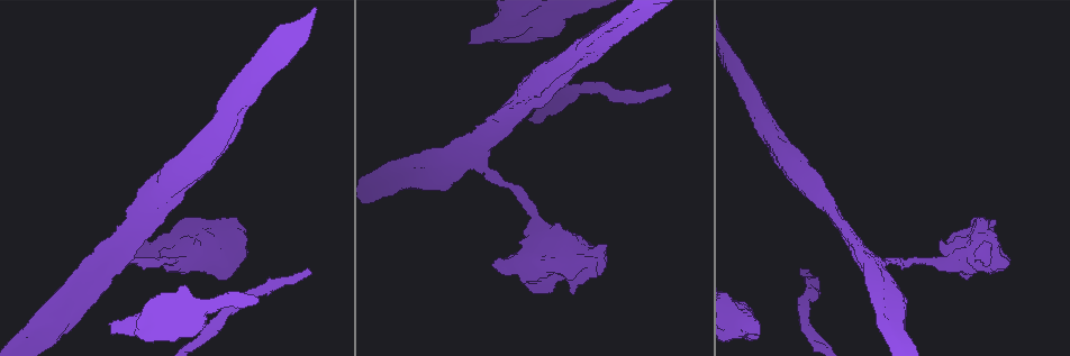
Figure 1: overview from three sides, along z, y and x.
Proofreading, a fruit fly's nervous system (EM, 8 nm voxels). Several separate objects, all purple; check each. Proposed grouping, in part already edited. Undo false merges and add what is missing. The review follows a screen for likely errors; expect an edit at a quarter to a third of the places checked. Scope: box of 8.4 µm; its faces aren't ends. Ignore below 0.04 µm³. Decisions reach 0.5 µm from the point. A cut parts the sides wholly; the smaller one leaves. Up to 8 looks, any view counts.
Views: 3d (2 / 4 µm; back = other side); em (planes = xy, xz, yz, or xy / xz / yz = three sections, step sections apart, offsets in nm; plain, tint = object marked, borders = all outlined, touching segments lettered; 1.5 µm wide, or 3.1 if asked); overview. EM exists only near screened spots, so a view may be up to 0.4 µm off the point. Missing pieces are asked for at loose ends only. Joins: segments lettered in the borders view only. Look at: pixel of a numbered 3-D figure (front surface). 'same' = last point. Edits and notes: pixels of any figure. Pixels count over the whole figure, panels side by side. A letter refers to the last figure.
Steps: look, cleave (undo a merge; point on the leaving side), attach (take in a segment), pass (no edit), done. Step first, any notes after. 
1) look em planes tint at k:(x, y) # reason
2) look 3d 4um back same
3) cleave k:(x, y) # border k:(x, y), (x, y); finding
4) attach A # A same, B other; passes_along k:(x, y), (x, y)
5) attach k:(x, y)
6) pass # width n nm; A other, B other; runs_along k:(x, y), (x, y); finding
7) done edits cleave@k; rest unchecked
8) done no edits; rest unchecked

look 3d 4um at 1:(112, 333) # an open end

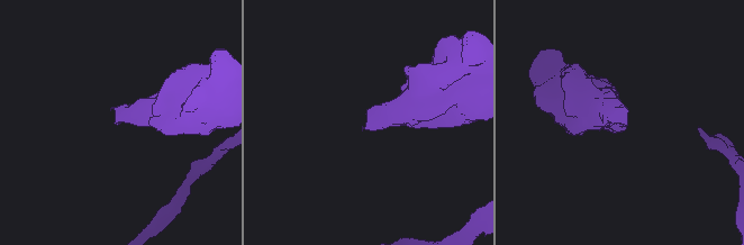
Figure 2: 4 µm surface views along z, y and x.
look em 3.1um planes plain at 2:(365, 124)

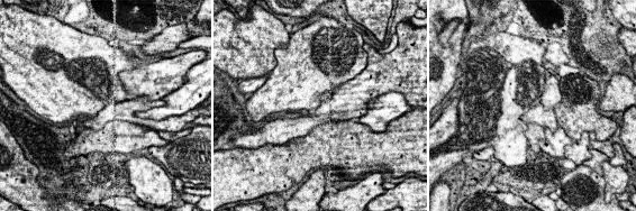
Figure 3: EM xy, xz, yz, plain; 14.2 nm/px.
look em 3.1um planes borders same # see the neighbours

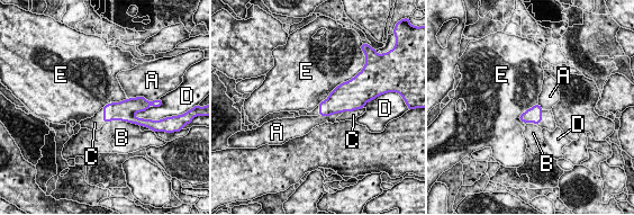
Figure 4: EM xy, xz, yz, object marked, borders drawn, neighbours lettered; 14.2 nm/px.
attach C # A other, B other, C same, D other, E other; it goes on there

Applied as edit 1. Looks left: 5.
look em planes plain at 1:(118, 260) # thick turns thin

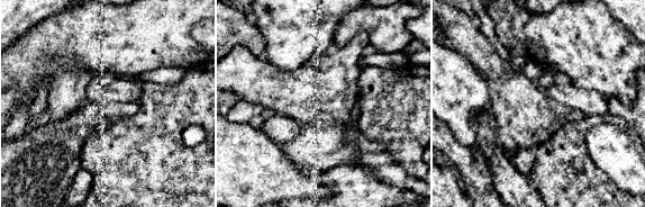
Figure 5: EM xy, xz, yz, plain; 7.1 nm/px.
look em planes tint same # where the object lies

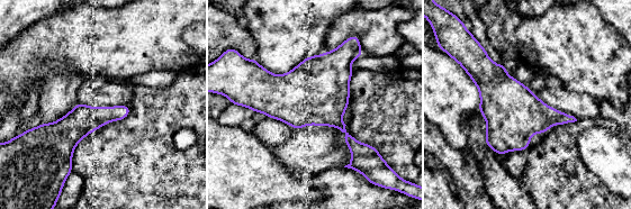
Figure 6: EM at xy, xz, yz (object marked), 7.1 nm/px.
look em planes borders same

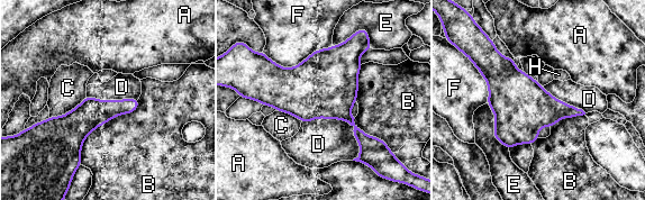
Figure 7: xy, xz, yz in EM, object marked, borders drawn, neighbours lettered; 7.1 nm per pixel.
pass # A other, B other, C other, D other, E other, F other, H other; all the same cell

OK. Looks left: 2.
look em planes tint at 1:(571, 290) # stops while still wide

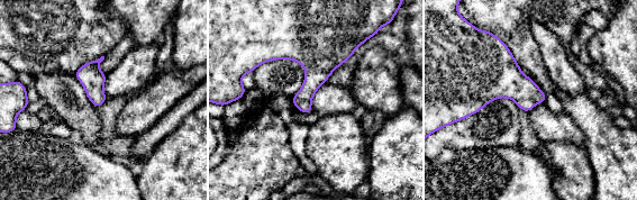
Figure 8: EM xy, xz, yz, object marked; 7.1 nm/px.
look em planes borders same

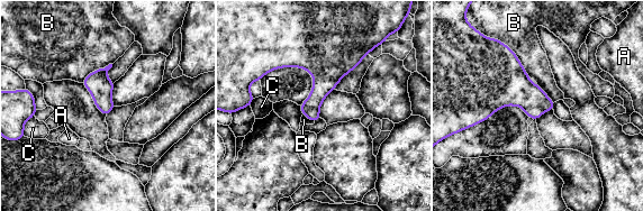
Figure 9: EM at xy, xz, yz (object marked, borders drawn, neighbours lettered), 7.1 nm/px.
pass # A other, B other, C other; border 9:(500, 40), (514, 53), (528, 78); none of them fits

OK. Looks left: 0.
done edits attach@4; rest unchecked

